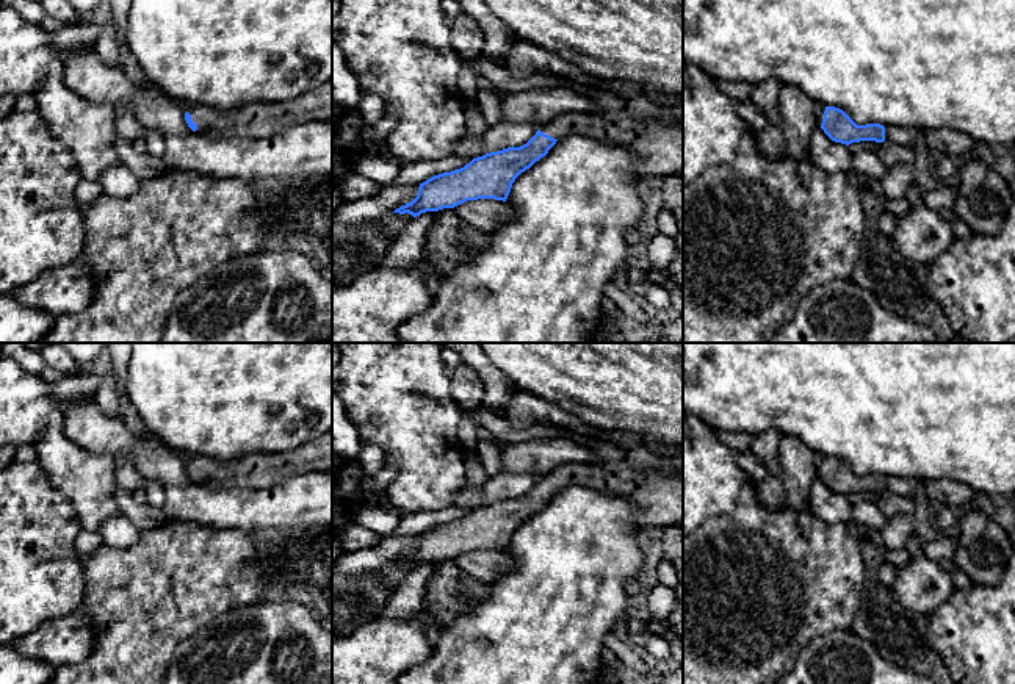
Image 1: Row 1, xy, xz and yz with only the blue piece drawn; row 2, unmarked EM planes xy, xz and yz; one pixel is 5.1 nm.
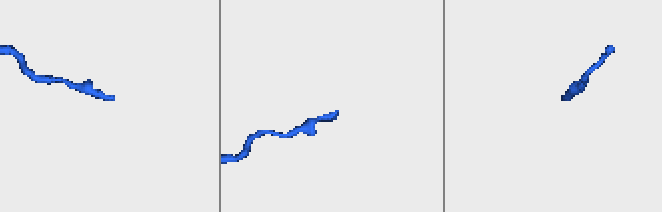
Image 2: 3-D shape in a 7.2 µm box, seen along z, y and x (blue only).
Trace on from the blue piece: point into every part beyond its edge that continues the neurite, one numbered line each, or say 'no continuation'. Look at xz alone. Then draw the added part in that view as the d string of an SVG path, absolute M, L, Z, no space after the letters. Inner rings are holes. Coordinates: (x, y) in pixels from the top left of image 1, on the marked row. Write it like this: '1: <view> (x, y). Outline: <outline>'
1: xz (658, 143). Outline: M601 110L559 116L540 131L554 139L580 135L630 149L641 158L639 180L683 172L683 121L638 121L625 110Z

